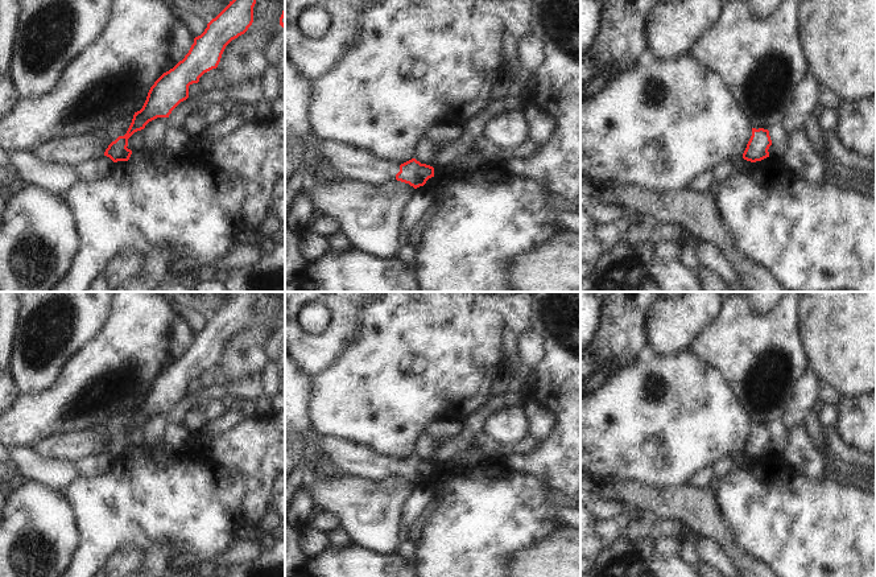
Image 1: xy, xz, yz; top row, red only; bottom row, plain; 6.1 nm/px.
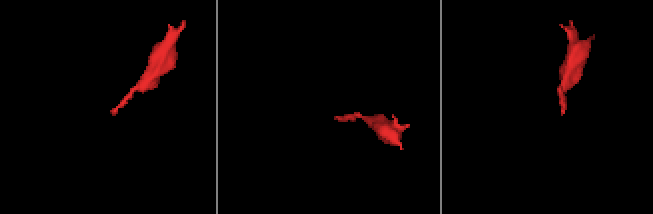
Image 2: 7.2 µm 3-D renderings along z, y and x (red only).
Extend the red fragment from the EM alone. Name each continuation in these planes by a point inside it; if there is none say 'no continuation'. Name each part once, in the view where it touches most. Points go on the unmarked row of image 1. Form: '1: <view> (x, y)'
1: xz (350, 460).

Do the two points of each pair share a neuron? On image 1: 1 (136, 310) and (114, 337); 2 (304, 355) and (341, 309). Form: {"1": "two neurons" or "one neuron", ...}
{"1": "one neuron", "2": "one neuron"}

